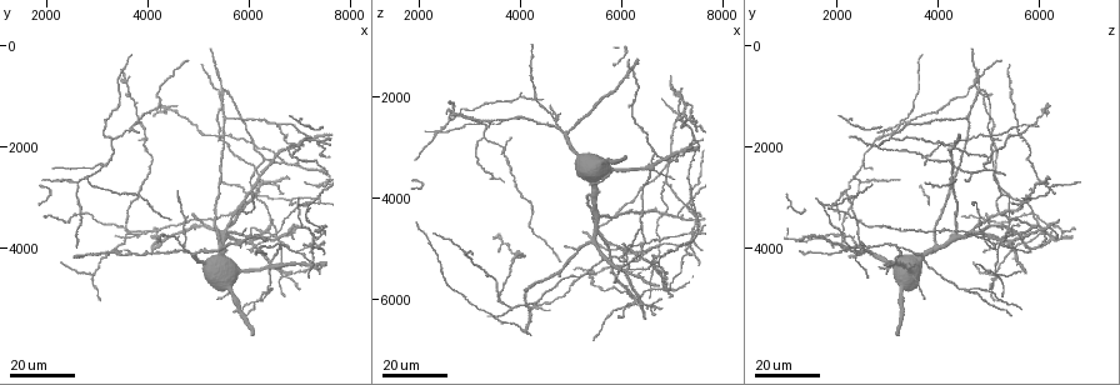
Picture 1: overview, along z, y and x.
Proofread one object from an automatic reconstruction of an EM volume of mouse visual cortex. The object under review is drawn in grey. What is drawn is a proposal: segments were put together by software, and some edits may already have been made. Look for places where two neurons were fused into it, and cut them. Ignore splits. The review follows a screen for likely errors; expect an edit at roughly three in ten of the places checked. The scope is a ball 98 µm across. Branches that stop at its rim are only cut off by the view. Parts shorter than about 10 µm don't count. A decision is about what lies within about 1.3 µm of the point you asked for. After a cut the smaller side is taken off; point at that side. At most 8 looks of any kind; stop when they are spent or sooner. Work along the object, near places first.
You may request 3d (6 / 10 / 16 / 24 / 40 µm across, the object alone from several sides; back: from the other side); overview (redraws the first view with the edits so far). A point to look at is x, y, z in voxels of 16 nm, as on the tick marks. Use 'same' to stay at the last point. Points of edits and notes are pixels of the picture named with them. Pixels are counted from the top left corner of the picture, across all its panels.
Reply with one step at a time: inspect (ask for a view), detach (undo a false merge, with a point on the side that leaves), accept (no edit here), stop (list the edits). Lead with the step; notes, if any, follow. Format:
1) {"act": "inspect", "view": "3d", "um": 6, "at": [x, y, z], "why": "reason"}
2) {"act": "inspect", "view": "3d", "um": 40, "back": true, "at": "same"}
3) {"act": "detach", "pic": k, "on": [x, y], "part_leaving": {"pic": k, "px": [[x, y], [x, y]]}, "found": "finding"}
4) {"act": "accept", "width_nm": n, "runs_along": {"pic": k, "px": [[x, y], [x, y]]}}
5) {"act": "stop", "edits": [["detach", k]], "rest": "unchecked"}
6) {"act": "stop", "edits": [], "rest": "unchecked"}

{"act": "inspect", "view": "3d", "um": 16, "at": [3850, 3700, 6200], "why": "looks like a crossing"}

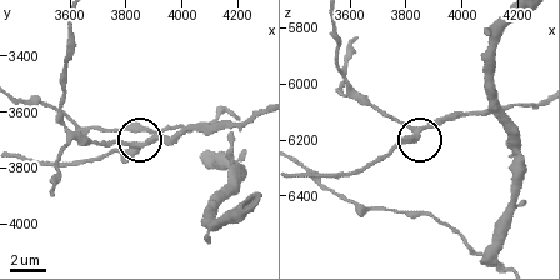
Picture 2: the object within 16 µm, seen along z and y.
{"act": "inspect", "view": "3d", "um": 6, "at": [3830, 3720, 6170]}

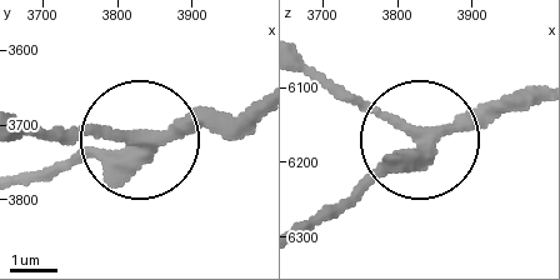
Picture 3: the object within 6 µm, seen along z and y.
{"act": "accept", "width_nm": 330, "runs_along": {"pic": 3, "px": [[250, 105], [63, 165]]}, "found": "one neuron here"}

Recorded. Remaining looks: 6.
{"act": "inspect", "view": "3d", "um": 24, "at": [6600, 3800, 5300], "why": "four arms meet"}

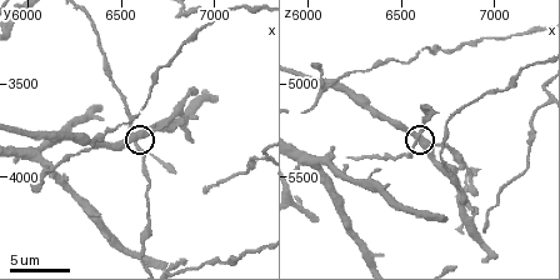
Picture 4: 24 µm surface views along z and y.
{"act": "inspect", "view": "3d", "um": 6, "at": "same"}

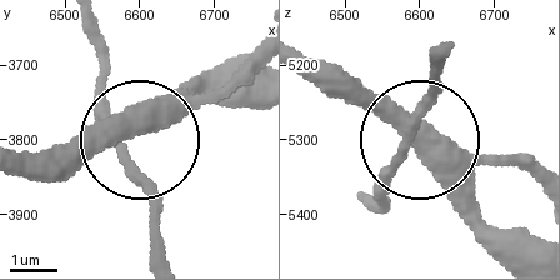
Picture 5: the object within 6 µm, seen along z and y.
{"act": "accept", "width_nm": 360, "runs_along": {"pic": 5, "px": [[21, 153], [118, 145], [233, 61]]}, "found": "one neuron here"}

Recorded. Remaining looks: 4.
{"act": "inspect", "view": "3d", "um": 16, "at": [6700, 4550, 5100], "why": "four arms meet"}

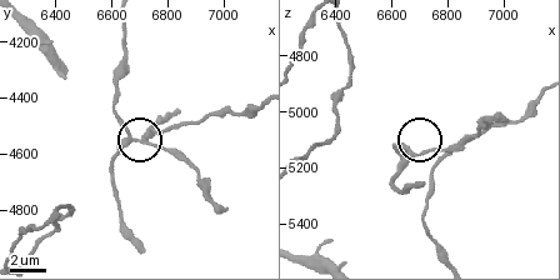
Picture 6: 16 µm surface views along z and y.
{"act": "inspect", "view": "3d", "um": 10, "at": [6770, 4570, 5140], "why": "closer look"}

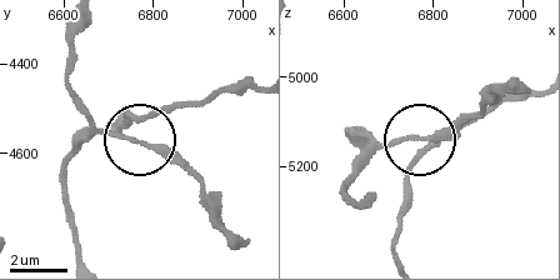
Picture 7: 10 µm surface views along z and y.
{"act": "accept", "runs_along": {"pic": 7, "px": [[81, 25], [79, 111], [165, 149], [198, 180]]}, "found": "all the same neuron"}

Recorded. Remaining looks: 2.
{"act": "inspect", "view": "3d", "um": 16, "at": [6850, 2250, 3650], "why": "three arms meet"}

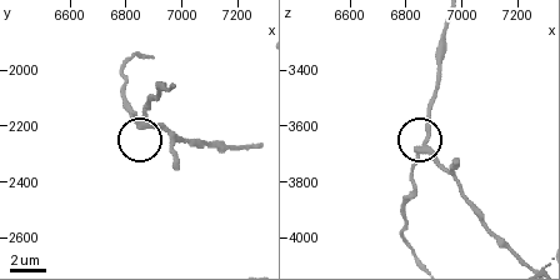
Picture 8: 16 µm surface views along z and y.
{"act": "inspect", "view": "3d", "um": 6, "at": [6840, 2180, 3690], "why": "zoom in"}

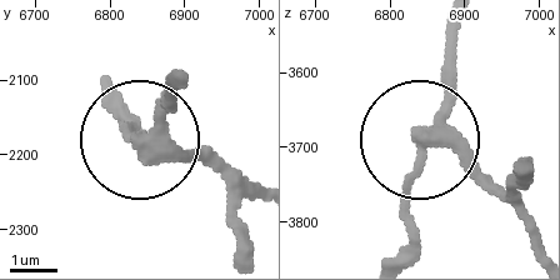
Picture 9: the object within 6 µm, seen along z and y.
{"act": "detach", "pic": 9, "on": [120, 129], "side_arm_um": 39, "arms": 3, "found": "two neurons meet here"}

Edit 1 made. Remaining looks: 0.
{"act": "stop", "edits": [["detach", 9]], "rest": "unchecked"}

